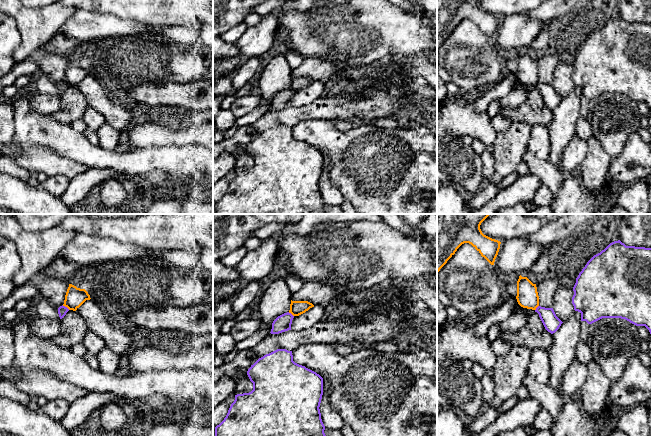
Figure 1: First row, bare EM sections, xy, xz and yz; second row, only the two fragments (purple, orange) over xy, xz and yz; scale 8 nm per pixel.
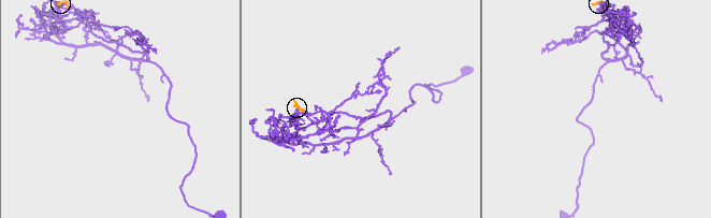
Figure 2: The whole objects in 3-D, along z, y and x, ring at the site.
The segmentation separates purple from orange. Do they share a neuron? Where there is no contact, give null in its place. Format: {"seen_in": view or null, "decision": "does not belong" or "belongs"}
{"seen_in": "xy", "decision": "does not belong"}

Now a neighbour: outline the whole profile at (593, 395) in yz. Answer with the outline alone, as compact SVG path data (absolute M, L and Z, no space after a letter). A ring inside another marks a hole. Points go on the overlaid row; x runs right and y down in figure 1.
M592 360L588 365L588 377L578 390L575 398L581 403L585 412L596 416L607 406L608 393L612 381L604 374L600 365Z

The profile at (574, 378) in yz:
M573 361L562 377L561 391L564 399L575 397L578 390L584 385L587 377L587 365Z

